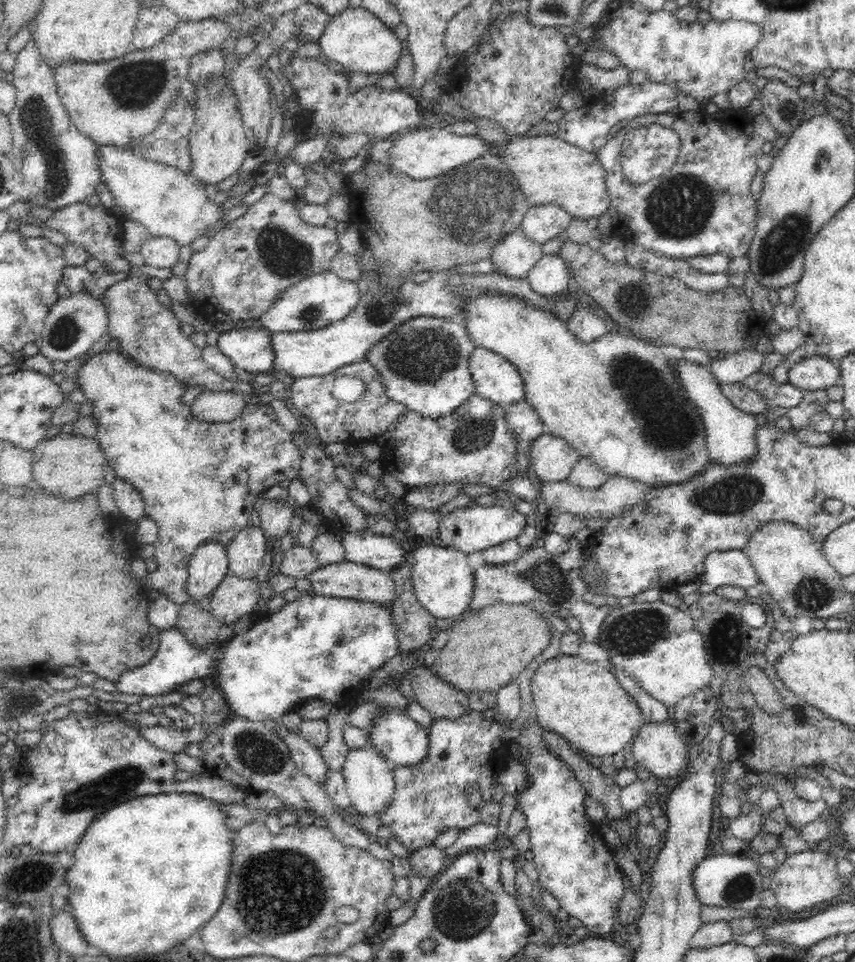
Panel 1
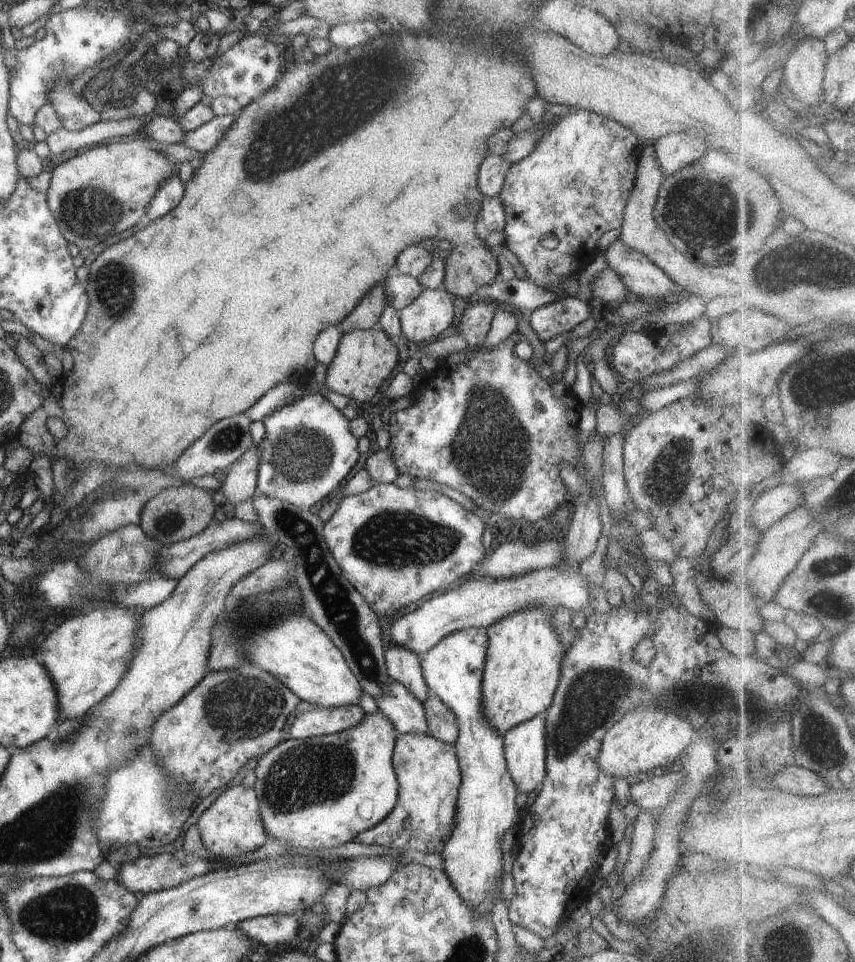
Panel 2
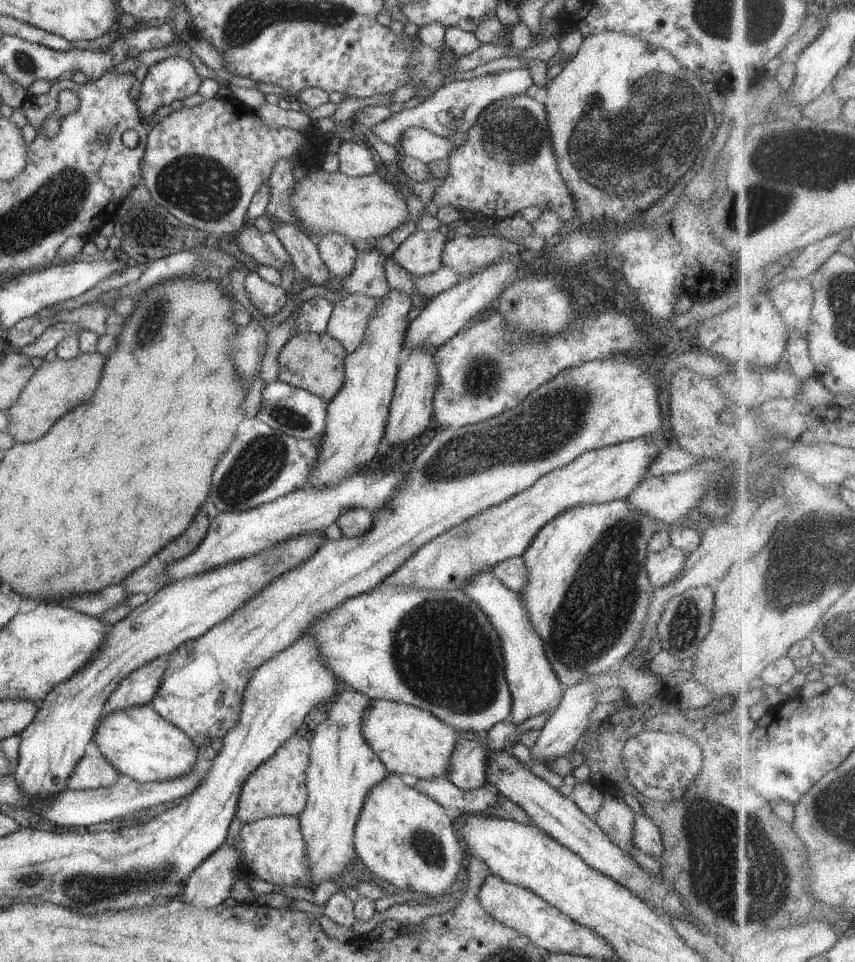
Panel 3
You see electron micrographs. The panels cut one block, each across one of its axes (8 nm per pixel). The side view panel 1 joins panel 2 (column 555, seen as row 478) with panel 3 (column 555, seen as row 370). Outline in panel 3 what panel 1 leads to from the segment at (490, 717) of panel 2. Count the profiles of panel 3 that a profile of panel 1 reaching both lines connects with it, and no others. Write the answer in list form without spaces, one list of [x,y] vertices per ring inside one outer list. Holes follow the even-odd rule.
[[[624,499],[601,505],[580,505],[565,510],[541,528],[521,554],[529,579],[519,590],[519,596],[530,624],[544,641],[547,659],[564,687],[577,685],[588,677],[607,676],[633,651],[655,589],[645,569],[650,552],[648,543],[653,534],[662,529],[666,528],[660,522],[633,511]]]

